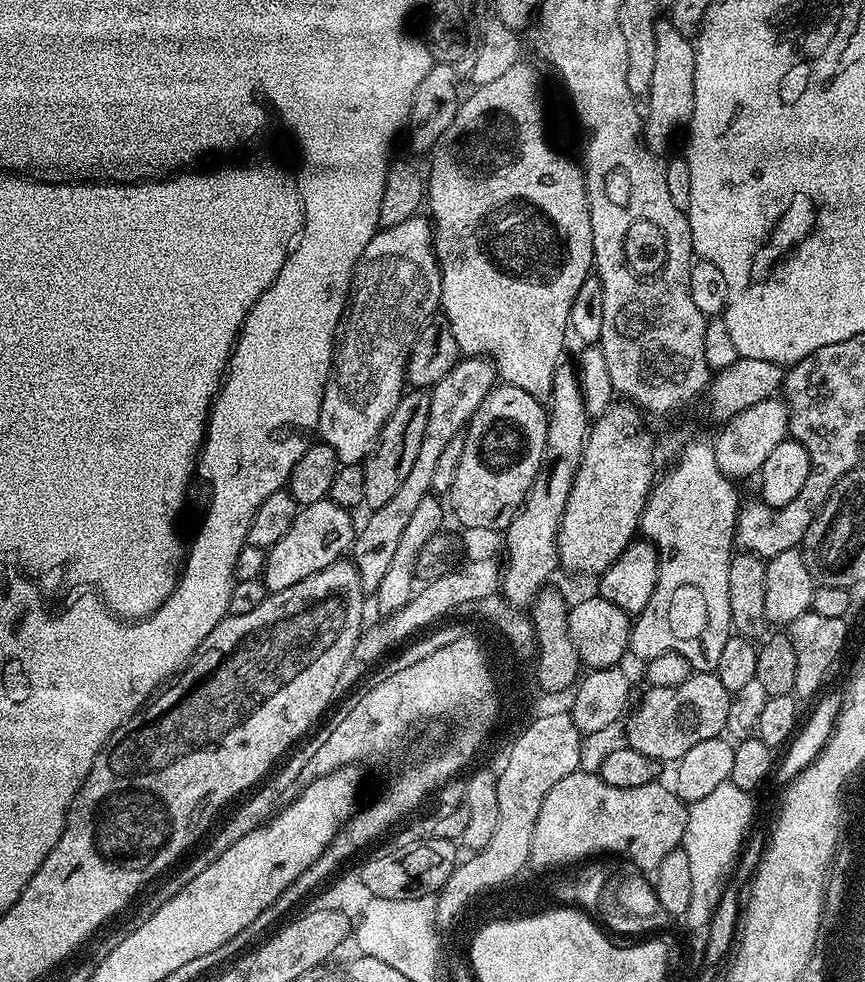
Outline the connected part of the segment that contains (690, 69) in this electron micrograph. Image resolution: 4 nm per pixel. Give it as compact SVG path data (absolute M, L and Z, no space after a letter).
M671 26L656 29L657 53L654 57L654 74L651 75L650 90L646 97L648 113L642 116L642 139L645 148L653 154L661 154L668 148L672 136L672 124L687 121L694 106L694 66L696 46L689 37Z

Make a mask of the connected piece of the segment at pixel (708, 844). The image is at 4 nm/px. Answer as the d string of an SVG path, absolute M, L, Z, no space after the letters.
M729 782L718 786L718 790L706 794L706 798L694 802L688 808L682 847L690 862L691 889L690 906L682 917L682 924L692 930L707 929L719 899L730 883L750 832L748 823L752 820L752 799L749 793Z

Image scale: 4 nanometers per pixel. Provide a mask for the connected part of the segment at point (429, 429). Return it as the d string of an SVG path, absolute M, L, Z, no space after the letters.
M469 356L462 358L446 374L446 378L439 380L430 390L430 412L426 418L426 432L422 434L422 446L414 458L414 466L410 466L410 474L398 486L394 498L386 502L386 506L373 508L367 514L368 521L359 525L356 538L350 549L350 559L356 565L356 572L360 580L360 587L365 593L372 594L377 591L384 579L390 564L397 553L398 540L418 502L433 491L431 479L434 466L438 466L438 457L446 442L463 433L467 423L478 410L478 406L486 398L486 394L497 383L496 369L491 360L482 356Z

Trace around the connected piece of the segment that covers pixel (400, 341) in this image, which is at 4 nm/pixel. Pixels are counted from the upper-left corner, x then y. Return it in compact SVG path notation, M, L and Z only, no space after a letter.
M417 214L408 221L394 225L393 228L381 227L374 238L366 246L366 250L356 263L352 271L352 290L348 293L348 304L344 308L344 315L340 318L340 325L336 328L336 339L332 345L332 373L328 376L328 385L324 387L324 397L320 407L320 426L318 436L323 443L328 444L334 450L337 461L341 465L360 464L366 457L373 444L376 443L376 436L382 430L382 426L394 414L394 406L398 406L400 397L406 392L406 373L408 371L408 356L416 341L416 335L421 328L437 315L440 308L440 264L436 261L436 249L432 247L433 225L429 217L424 214Z

